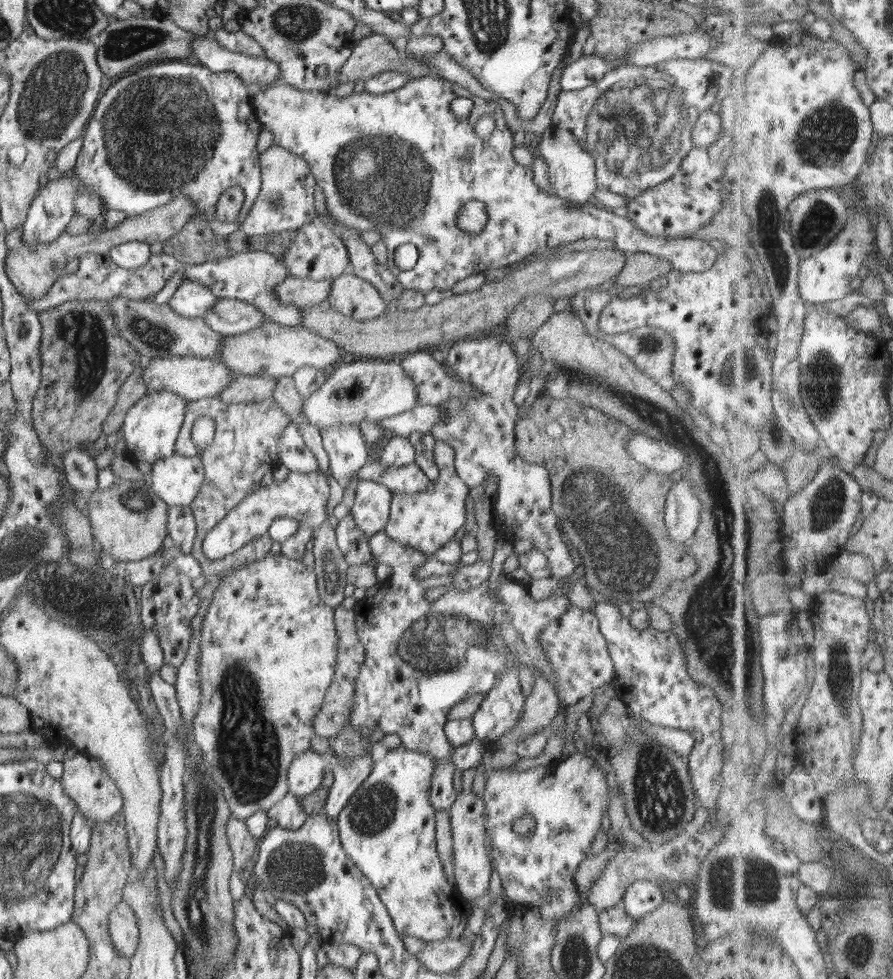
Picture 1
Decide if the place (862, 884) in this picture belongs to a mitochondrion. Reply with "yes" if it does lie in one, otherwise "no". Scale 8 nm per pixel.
yes

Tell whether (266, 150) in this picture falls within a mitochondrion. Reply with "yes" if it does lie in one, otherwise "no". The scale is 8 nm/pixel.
no

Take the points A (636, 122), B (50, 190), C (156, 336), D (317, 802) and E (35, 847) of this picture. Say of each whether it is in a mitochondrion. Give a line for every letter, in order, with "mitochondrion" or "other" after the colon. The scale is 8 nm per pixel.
A: mitochondrion
B: other
C: mitochondrion
D: other
E: mitochondrion

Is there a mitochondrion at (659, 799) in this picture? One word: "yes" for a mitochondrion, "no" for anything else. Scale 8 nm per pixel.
yes

